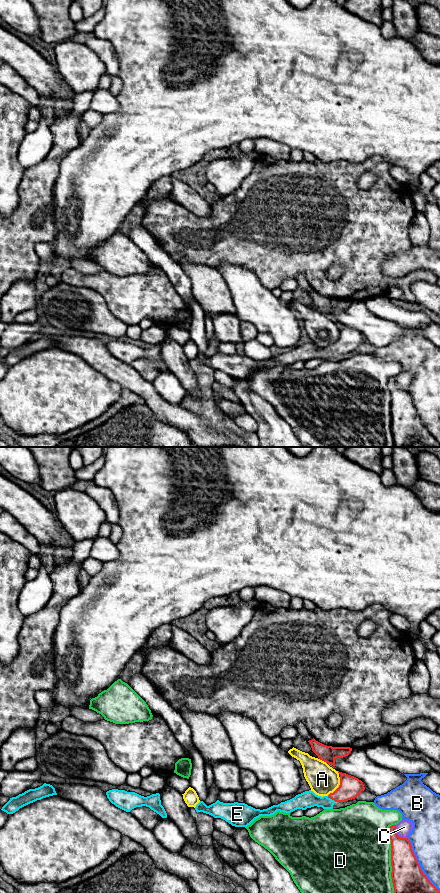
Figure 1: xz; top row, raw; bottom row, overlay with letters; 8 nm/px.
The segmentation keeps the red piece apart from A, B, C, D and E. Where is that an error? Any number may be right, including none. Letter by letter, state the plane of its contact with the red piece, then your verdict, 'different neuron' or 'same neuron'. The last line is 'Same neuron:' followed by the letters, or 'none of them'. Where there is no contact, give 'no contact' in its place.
A: meets red in xz; different neuron
B: meets red in xz; different neuron
C: meets red in xz; different neuron
D: meets red in xz; different neuron
E: meets red in xz; same neuron
Same neuron: E

